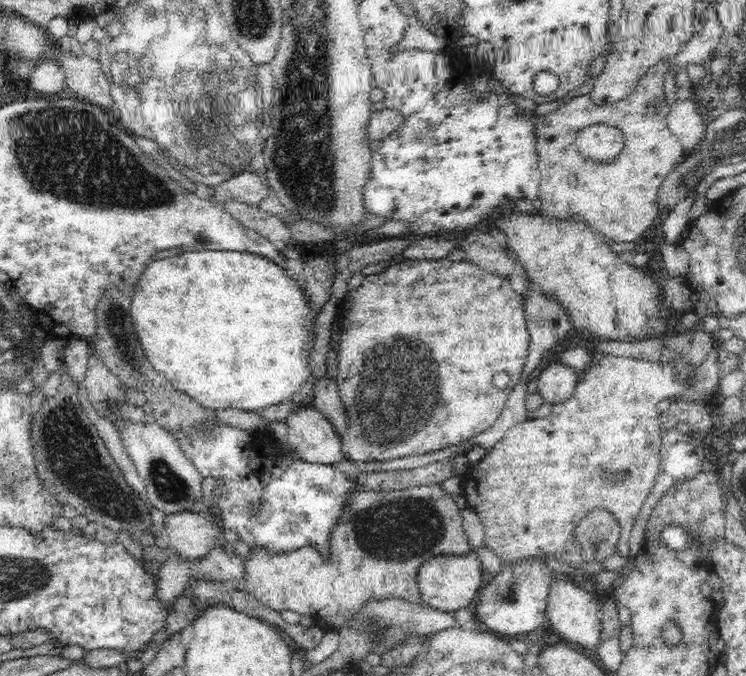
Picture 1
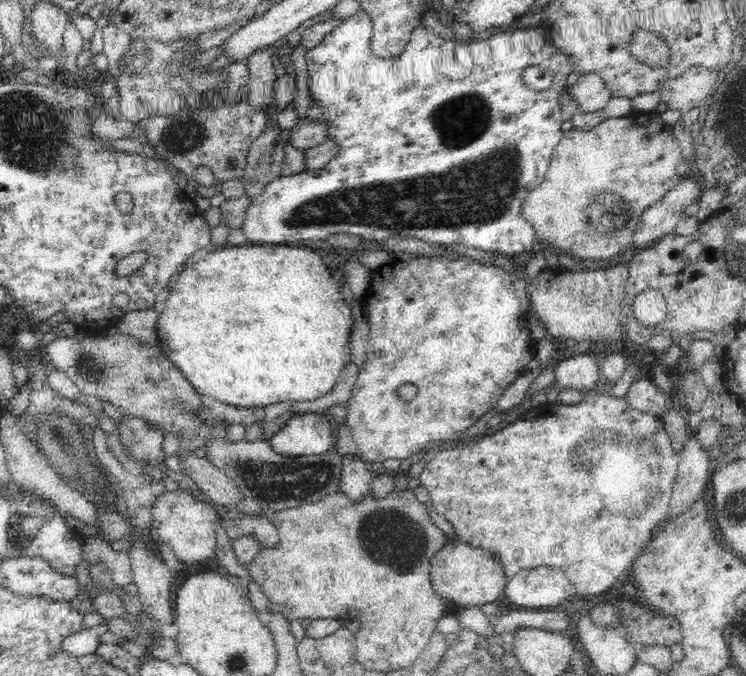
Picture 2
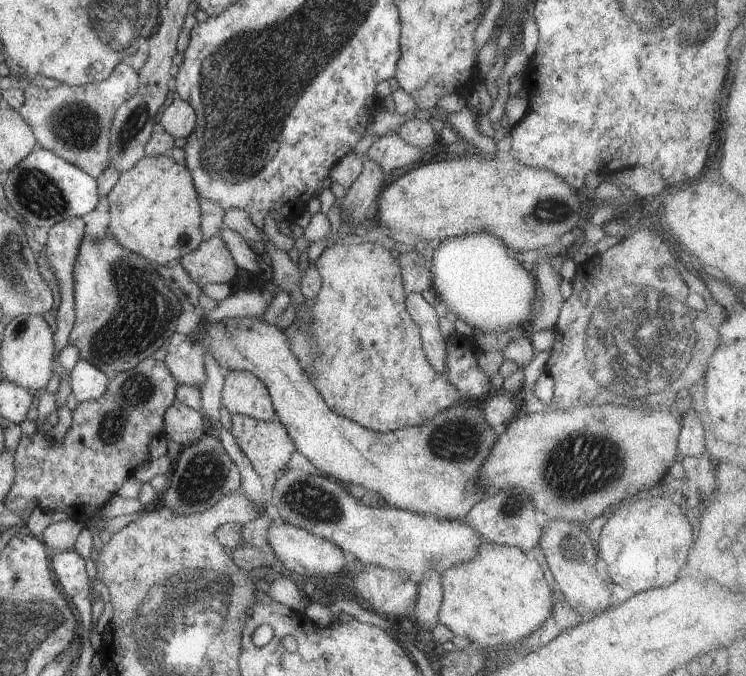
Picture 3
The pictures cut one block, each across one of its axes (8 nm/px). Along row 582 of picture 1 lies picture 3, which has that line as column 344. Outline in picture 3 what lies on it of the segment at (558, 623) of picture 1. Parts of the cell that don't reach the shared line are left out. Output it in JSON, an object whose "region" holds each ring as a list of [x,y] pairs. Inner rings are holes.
{"region":[[[281,520],[273,521],[267,532],[268,545],[274,556],[283,564],[284,571],[293,576],[307,577],[336,576],[347,573],[346,556],[336,544],[314,536],[312,532],[292,526]]]}

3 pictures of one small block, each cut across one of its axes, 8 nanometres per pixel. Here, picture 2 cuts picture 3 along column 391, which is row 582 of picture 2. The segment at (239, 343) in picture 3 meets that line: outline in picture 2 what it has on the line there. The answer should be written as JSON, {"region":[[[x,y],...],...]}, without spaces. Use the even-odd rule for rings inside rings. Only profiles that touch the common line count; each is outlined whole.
{"region":[[[448,539],[445,546],[431,560],[431,584],[443,600],[461,609],[469,606],[482,606],[494,602],[507,586],[506,573],[498,563],[494,553],[470,544]]]}

